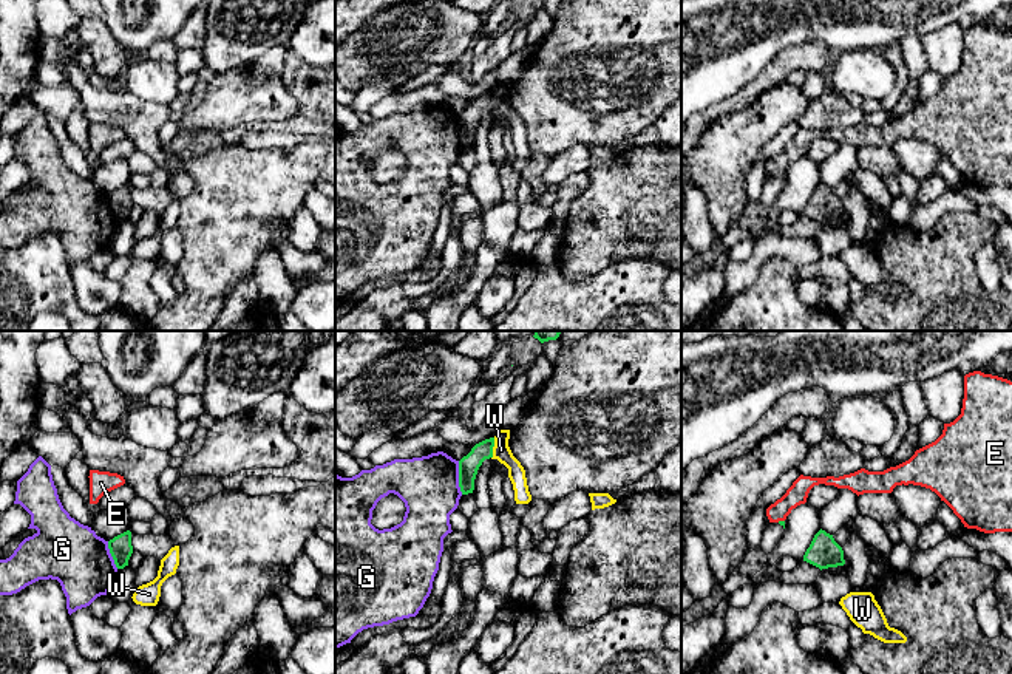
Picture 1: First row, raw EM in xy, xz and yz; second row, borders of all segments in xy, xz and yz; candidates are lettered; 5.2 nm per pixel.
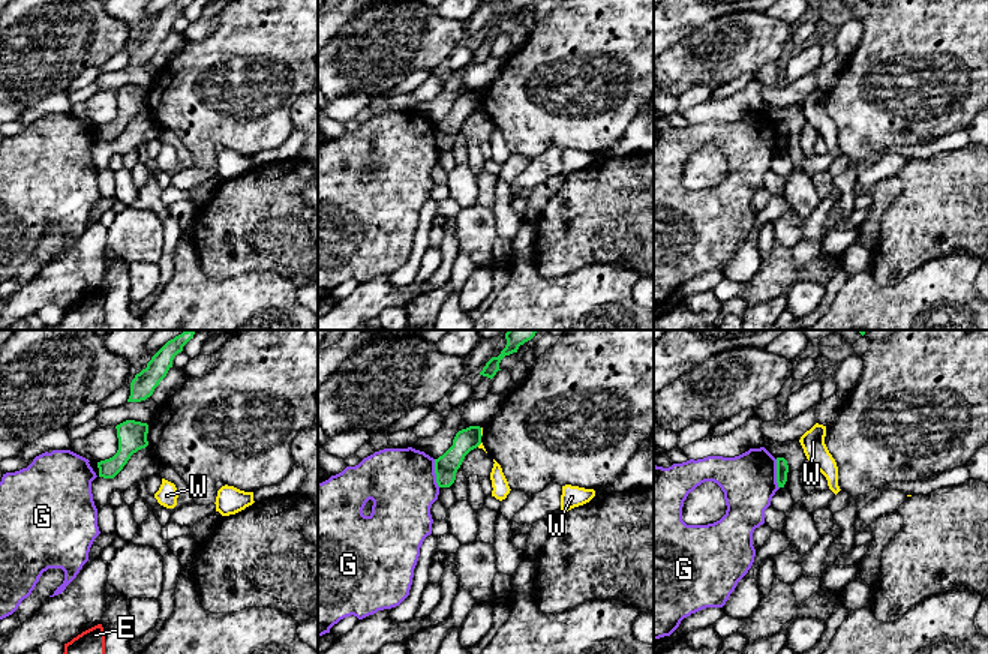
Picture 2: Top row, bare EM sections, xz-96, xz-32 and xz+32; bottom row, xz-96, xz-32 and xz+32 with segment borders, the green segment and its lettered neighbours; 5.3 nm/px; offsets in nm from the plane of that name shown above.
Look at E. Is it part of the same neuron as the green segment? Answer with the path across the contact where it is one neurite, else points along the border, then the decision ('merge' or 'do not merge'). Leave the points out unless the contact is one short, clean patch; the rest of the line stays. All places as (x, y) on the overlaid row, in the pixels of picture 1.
border yz (784, 520), (777, 521); do not merge

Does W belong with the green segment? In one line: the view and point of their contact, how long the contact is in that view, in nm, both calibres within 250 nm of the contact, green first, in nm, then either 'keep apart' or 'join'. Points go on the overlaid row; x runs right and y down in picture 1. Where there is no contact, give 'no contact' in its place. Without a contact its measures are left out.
contact xz (492, 449); length 110 nm; calibres 110 and 90 nm; keep apart

